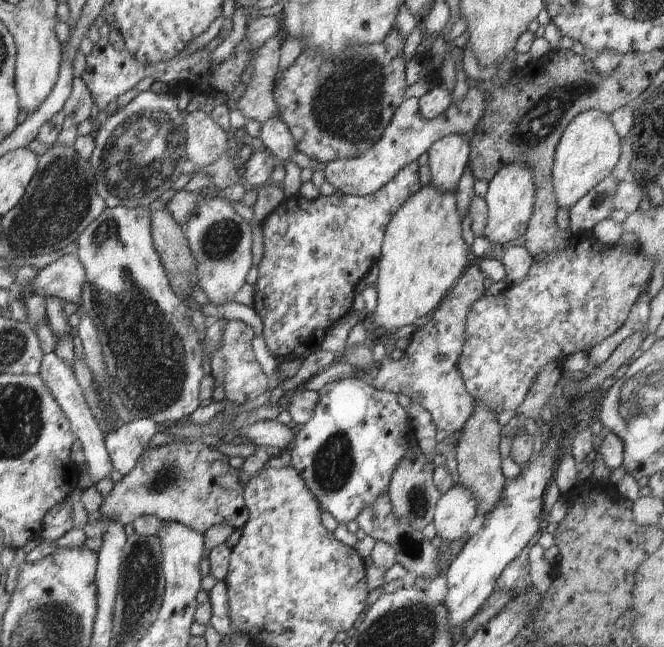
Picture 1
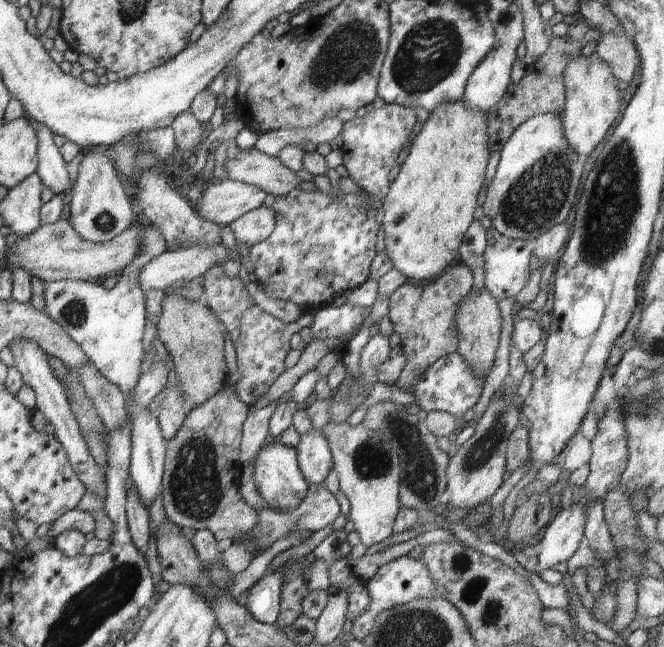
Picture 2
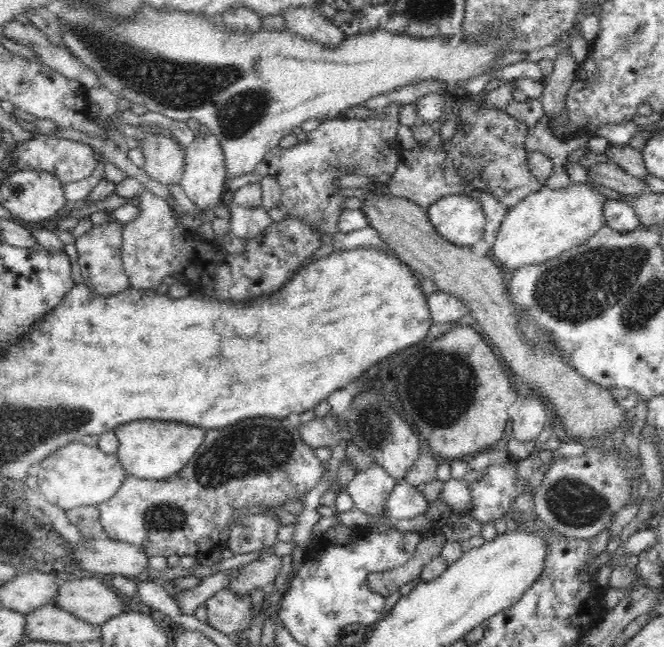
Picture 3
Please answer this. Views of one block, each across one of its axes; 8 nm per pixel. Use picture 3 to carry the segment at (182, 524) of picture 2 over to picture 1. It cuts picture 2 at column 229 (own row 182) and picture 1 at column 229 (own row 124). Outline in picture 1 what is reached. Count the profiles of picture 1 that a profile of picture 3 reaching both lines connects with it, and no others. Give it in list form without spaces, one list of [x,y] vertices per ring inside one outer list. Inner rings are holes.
[[[200,440],[187,443],[172,441],[164,446],[149,448],[140,455],[134,470],[113,484],[110,496],[103,500],[99,512],[102,520],[120,521],[130,525],[139,516],[152,514],[162,521],[176,521],[203,535],[211,526],[225,524],[238,531],[246,524],[249,514],[243,499],[246,478],[228,463],[229,457]]]

